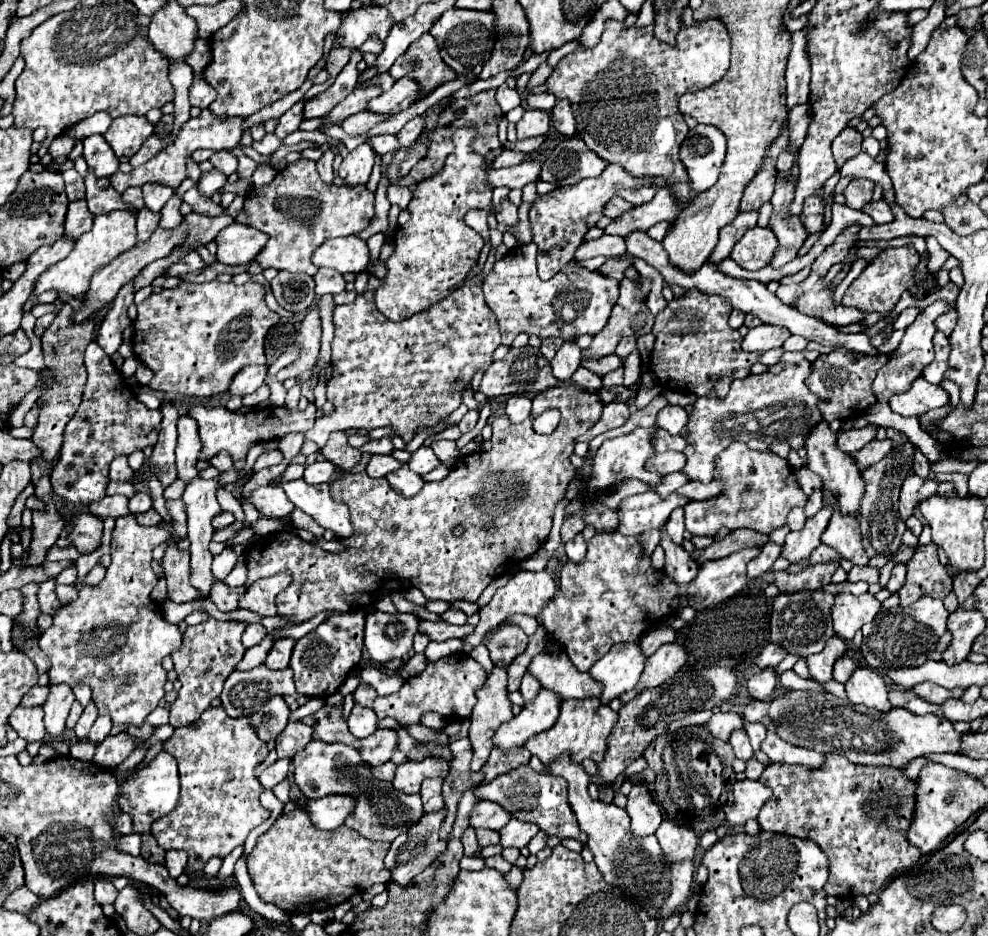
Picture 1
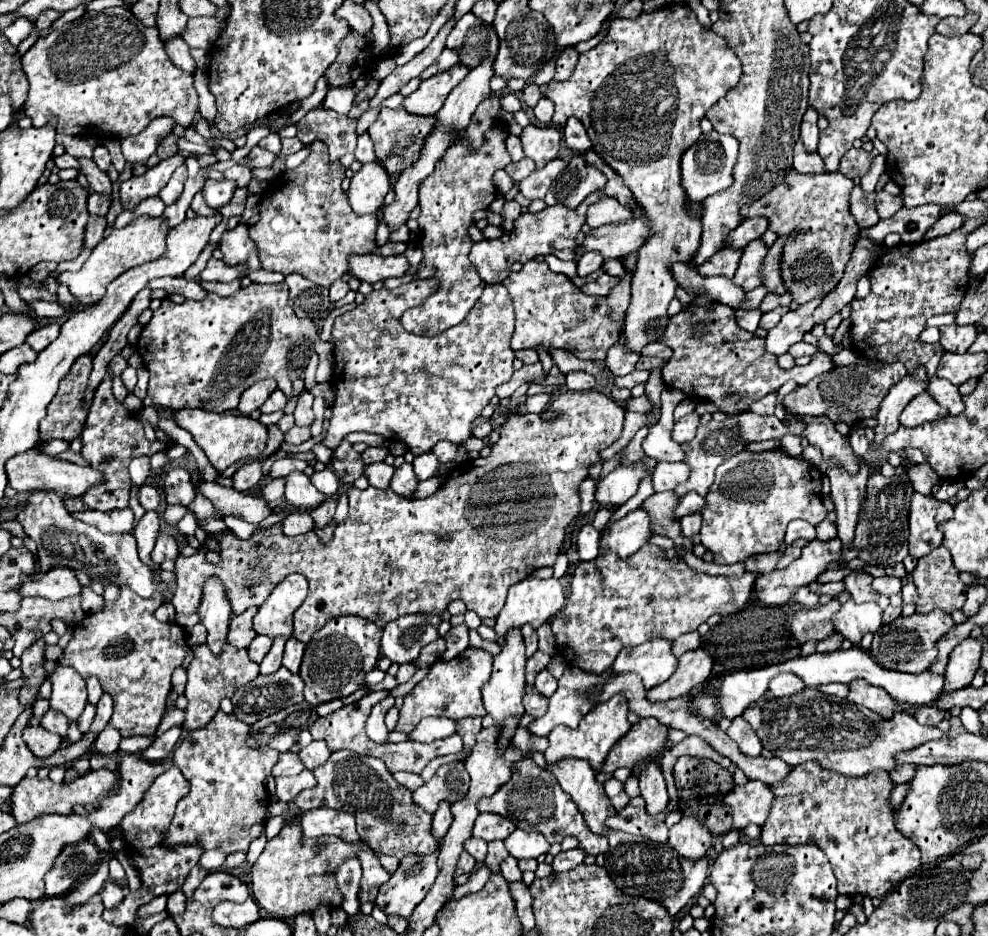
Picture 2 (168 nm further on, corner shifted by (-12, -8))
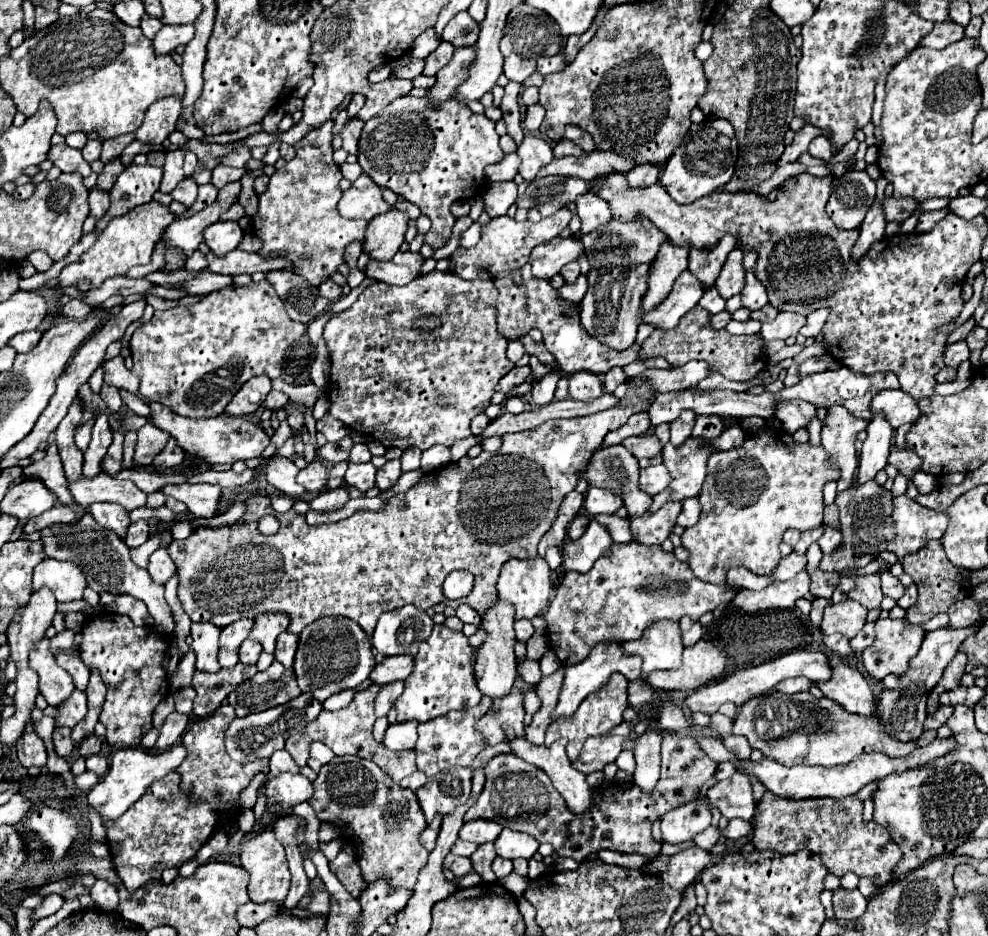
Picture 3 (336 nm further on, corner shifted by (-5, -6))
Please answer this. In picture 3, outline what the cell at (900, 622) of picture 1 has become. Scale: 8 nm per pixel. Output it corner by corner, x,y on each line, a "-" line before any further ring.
876,620
876,640
862,652
864,668
874,678
886,674
904,674
910,666
910,658
920,650
924,630
922,626
902,620

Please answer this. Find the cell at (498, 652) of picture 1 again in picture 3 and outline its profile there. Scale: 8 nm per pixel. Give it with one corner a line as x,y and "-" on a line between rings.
516,620
514,630
516,630
516,638
518,638
520,642
528,642
530,636
534,634
534,628
532,628
530,620

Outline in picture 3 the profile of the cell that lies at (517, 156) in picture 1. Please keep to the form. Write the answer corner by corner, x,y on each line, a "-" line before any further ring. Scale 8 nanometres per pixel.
506,154
502,162
486,166
484,174
486,174
486,180
490,180
490,182
514,180
514,176
518,174
518,166
520,166
520,158
516,154

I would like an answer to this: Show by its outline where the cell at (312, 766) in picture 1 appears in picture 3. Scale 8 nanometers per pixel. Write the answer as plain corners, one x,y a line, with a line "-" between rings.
334,756
320,768
318,778
312,784
314,794
308,804
322,822
332,822
342,838
346,836
356,846
364,882
392,878
398,886
412,890
420,868
428,860
428,850
418,842
426,818
416,802
416,794
392,782
392,778
372,760
356,756

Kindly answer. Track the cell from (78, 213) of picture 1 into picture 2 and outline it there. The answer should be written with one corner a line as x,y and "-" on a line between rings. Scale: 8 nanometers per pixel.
97,192
89,194
89,214
97,214
97,216
105,216
109,210
111,202
103,196
99,196

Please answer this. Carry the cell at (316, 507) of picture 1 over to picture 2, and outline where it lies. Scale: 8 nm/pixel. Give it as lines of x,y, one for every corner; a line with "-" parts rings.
291,472
285,476
285,500
297,510
311,510
323,502
323,494
311,484
305,472

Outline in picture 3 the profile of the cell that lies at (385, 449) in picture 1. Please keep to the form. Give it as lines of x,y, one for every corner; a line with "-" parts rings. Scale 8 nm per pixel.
354,444
352,452
350,452
350,462
370,462
370,458
372,458
372,454
366,444

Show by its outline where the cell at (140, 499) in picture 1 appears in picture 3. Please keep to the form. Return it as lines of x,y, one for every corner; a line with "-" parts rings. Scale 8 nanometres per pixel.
138,520
138,522
132,522
128,532
126,532
126,538
124,542
130,546
130,548
136,548
140,544
144,544
150,536
150,524
146,520

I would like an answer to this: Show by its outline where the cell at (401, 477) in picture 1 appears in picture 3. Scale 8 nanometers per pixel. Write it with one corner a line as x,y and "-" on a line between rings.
388,460
376,474
376,486
380,488
380,492
386,492
398,482
400,476
402,476
400,460

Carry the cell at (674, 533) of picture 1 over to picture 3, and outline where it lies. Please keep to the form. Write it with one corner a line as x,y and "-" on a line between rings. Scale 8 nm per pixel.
688,498
682,502
684,508
678,516
678,526
682,528
688,528
688,526
694,526
698,522
698,516
700,516
700,502
698,498

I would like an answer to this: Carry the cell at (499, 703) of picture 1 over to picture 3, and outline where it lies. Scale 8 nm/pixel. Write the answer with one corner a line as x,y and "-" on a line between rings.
496,602
488,614
482,616
482,628
488,632
486,642
480,646
480,654
476,660
476,686
484,696
490,696
492,700
500,696
508,696
512,692
514,680
516,680
516,654
514,654
514,644
516,644
516,634
514,634
514,610
508,606
508,602

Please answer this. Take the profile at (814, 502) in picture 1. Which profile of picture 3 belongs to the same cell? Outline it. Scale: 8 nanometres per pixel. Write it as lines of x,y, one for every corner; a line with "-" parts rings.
824,526
824,534
820,536
818,544
820,544
822,552
824,552
824,554
828,554
828,552
832,552
832,550
834,550
834,548
840,544
840,540
842,540
842,532
840,532
838,528

